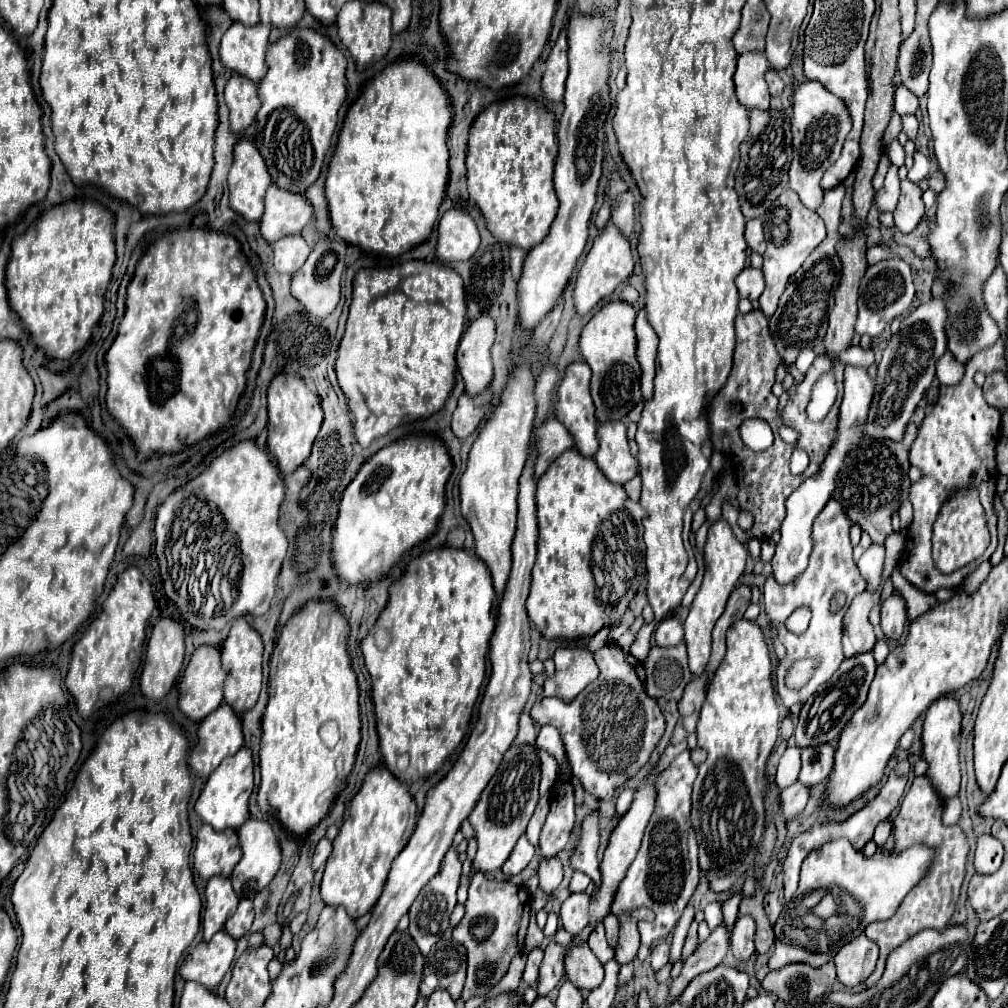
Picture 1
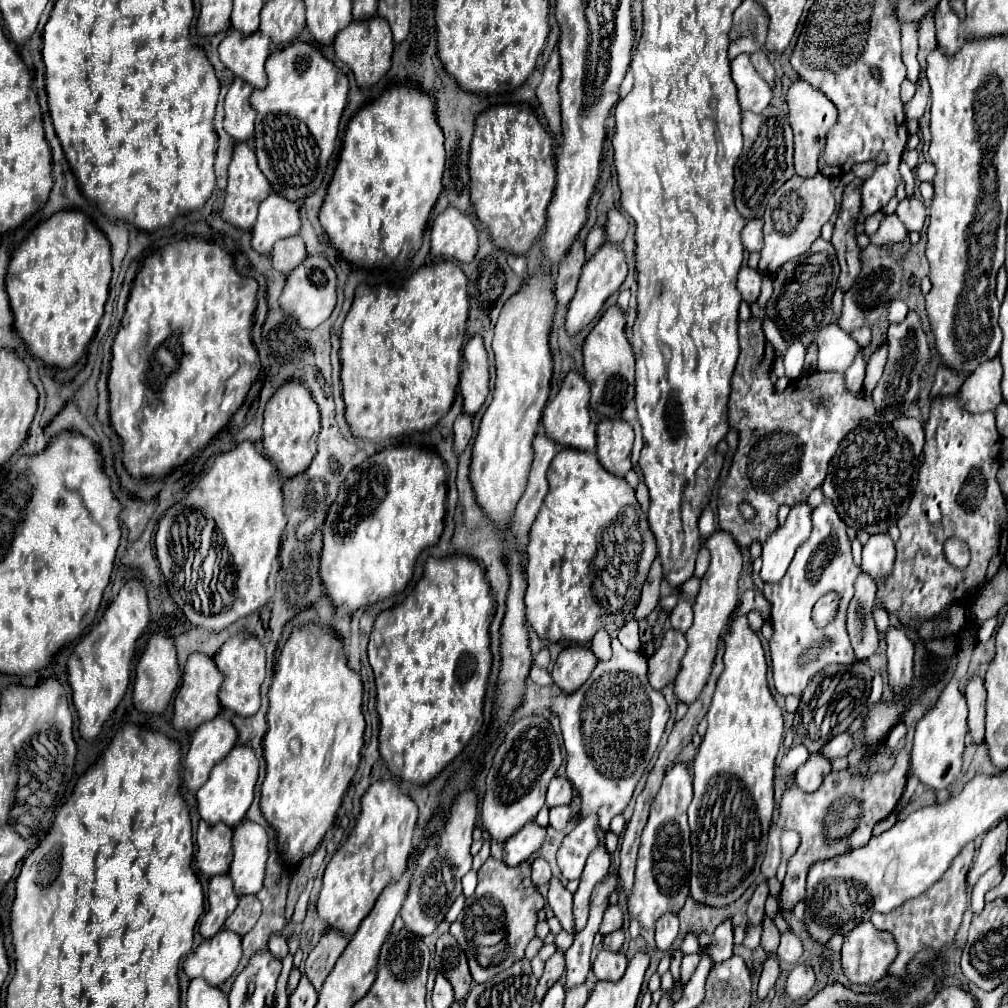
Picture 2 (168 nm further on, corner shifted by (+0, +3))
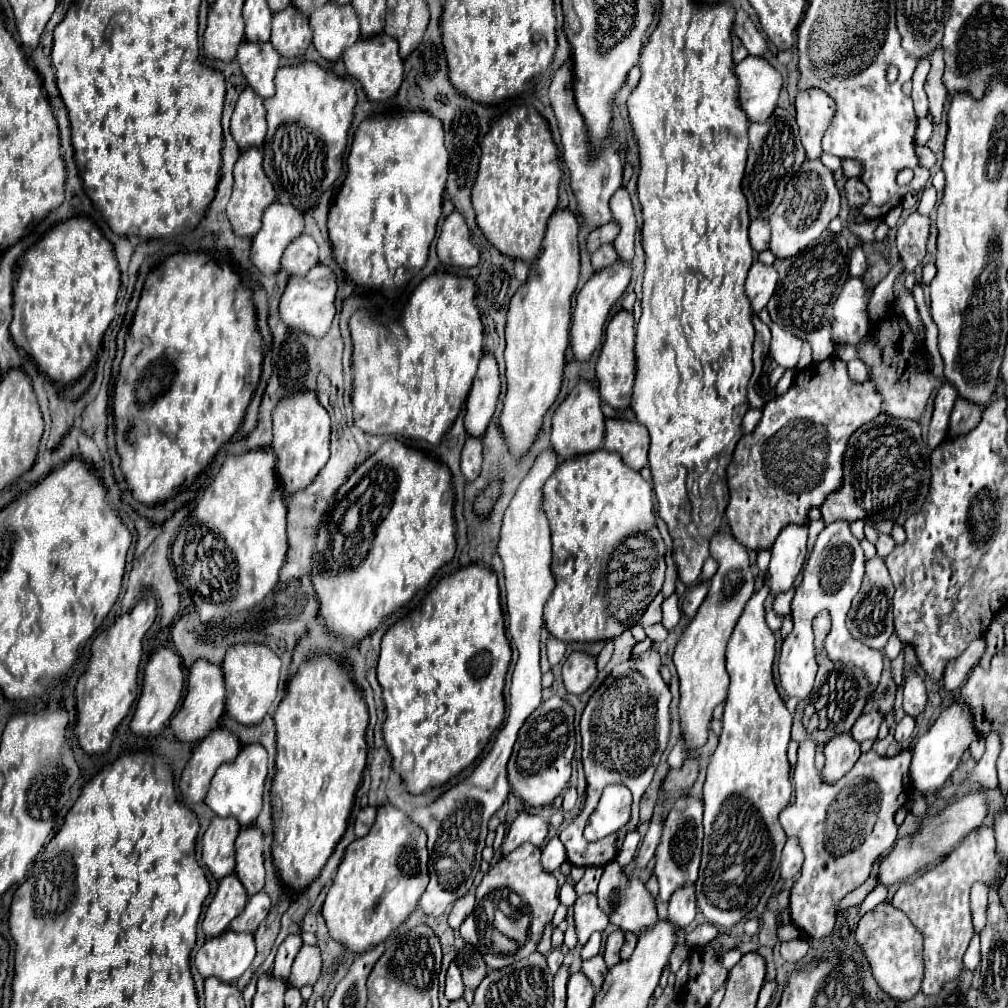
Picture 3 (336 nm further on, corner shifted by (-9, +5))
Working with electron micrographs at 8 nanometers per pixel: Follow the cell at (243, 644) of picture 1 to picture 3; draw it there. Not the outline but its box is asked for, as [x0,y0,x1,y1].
[222,644,280,724]

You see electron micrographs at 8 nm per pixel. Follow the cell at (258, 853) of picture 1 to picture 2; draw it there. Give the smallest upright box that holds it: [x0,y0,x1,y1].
[229,820,267,896]

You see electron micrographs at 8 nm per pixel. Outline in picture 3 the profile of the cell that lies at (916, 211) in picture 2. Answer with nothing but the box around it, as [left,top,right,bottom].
[898,212,930,272]

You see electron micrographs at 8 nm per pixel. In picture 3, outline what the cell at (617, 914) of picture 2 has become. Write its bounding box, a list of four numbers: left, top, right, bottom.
[596,862,658,936]

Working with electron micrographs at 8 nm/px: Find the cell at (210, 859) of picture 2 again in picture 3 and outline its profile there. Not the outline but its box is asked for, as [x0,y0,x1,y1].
[202,818,240,878]

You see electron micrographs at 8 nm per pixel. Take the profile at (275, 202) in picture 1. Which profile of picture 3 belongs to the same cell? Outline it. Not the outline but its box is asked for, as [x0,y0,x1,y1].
[250,202,304,274]

